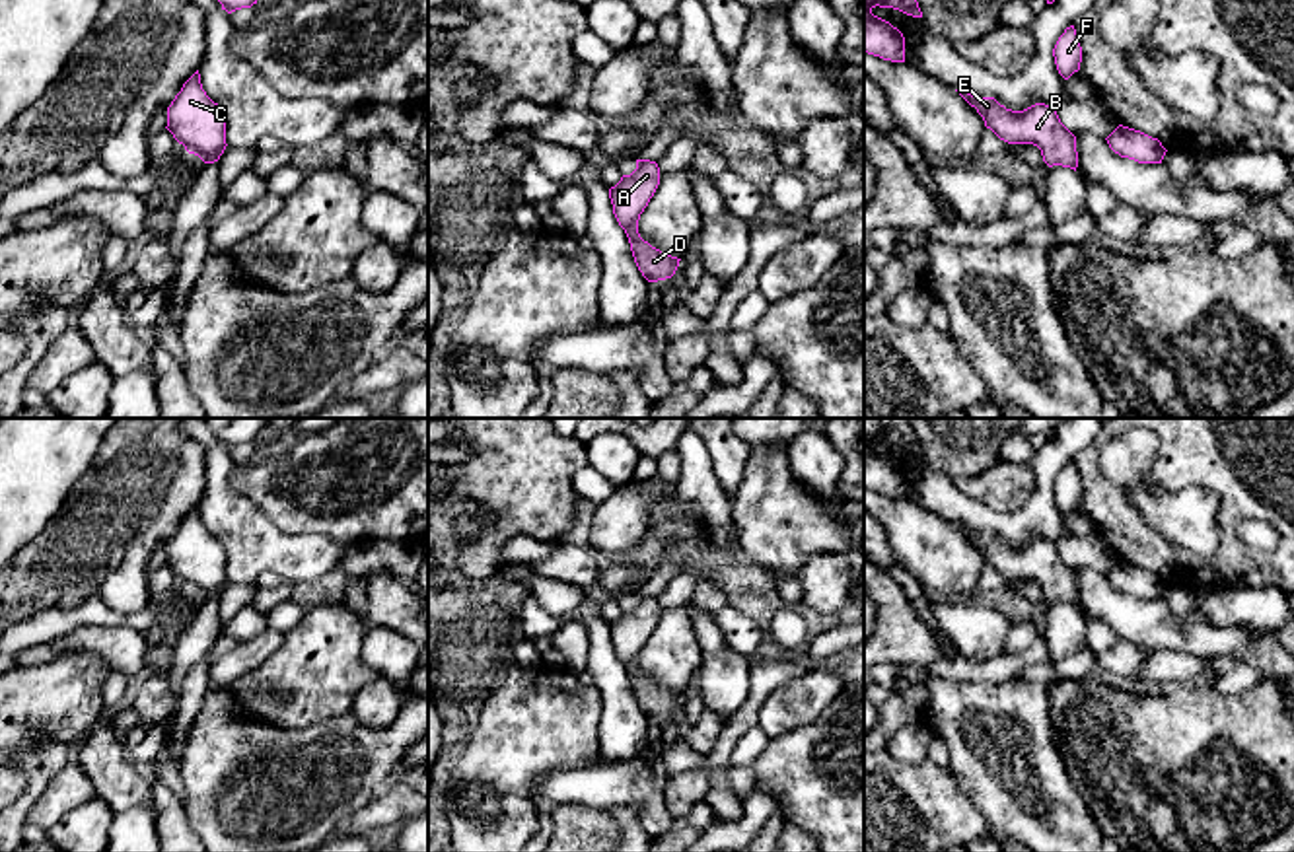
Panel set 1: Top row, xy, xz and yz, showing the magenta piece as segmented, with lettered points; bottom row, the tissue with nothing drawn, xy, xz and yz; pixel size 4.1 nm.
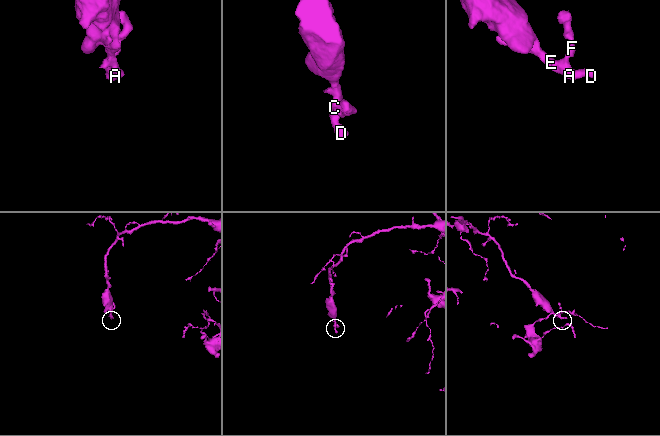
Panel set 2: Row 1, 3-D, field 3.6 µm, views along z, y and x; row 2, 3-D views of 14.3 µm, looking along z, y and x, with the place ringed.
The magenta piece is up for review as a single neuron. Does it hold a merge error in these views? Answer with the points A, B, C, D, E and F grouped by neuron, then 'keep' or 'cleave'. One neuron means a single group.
A B C D E F | keep

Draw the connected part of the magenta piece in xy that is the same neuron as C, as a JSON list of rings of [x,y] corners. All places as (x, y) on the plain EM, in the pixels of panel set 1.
[[[198,506],[183,519],[167,543],[167,562],[189,589],[214,599],[226,586],[226,550],[200,519]]]

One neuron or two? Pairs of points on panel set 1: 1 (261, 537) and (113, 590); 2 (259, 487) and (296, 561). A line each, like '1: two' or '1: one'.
1: two
2: two

